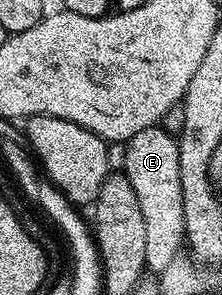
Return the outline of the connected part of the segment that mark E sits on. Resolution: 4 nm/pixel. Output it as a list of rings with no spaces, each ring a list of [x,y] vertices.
[[[155,125],[146,127],[126,143],[123,174],[130,180],[141,205],[141,214],[145,219],[145,258],[146,269],[153,274],[163,272],[170,262],[180,257],[181,246],[184,247],[186,232],[184,230],[184,194],[181,192],[179,145],[176,137],[164,127]]]

